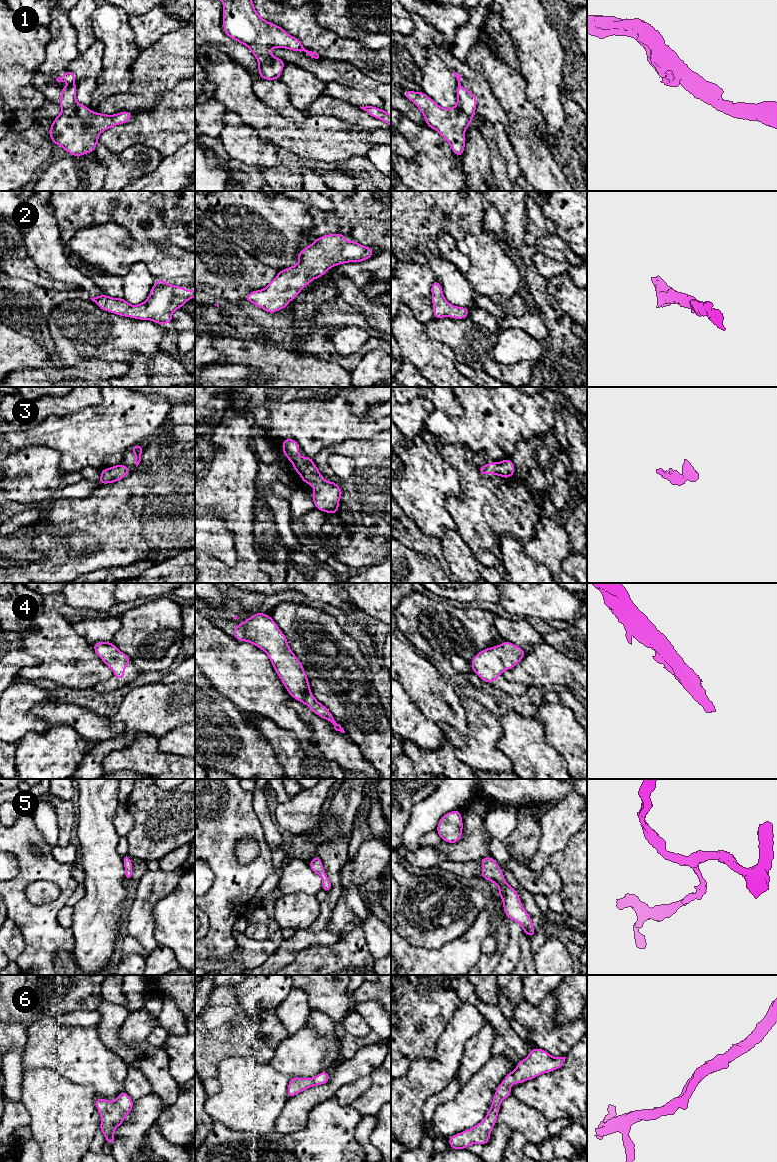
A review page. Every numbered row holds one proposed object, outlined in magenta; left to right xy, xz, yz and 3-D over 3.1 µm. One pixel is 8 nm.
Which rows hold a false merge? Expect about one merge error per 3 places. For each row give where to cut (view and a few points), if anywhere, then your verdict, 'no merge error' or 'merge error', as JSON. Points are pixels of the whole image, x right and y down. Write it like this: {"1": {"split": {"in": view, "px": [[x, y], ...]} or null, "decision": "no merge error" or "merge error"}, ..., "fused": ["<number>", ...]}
{"1": {"split": null, "decision": "no merge error"}, "2": {"split": null, "decision": "no merge error"}, "3": {"split": null, "decision": "no merge error"}, "4": {"split": null, "decision": "no merge error"}, "5": {"split": null, "decision": "no merge error"}, "6": {"split": null, "decision": "no merge error"}, "fused": []}

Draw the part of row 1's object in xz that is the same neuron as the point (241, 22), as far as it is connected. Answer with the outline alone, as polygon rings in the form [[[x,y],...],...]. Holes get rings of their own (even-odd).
[[[221,0],[224,33],[247,46],[258,61],[261,79],[278,80],[284,65],[274,57],[271,48],[285,48],[295,52],[304,51],[307,56],[318,59],[319,55],[306,49],[296,37],[280,26],[263,19],[255,10],[253,0]]]

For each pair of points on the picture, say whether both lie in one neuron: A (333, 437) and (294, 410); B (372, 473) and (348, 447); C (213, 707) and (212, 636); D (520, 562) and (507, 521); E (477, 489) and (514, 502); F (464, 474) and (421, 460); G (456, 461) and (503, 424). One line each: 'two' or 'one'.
A: one
B: one
C: two
D: two
E: one
F: two
G: two

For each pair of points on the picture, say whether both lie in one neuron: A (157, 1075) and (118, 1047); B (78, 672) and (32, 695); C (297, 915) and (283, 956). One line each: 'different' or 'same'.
A: same
B: different
C: different

